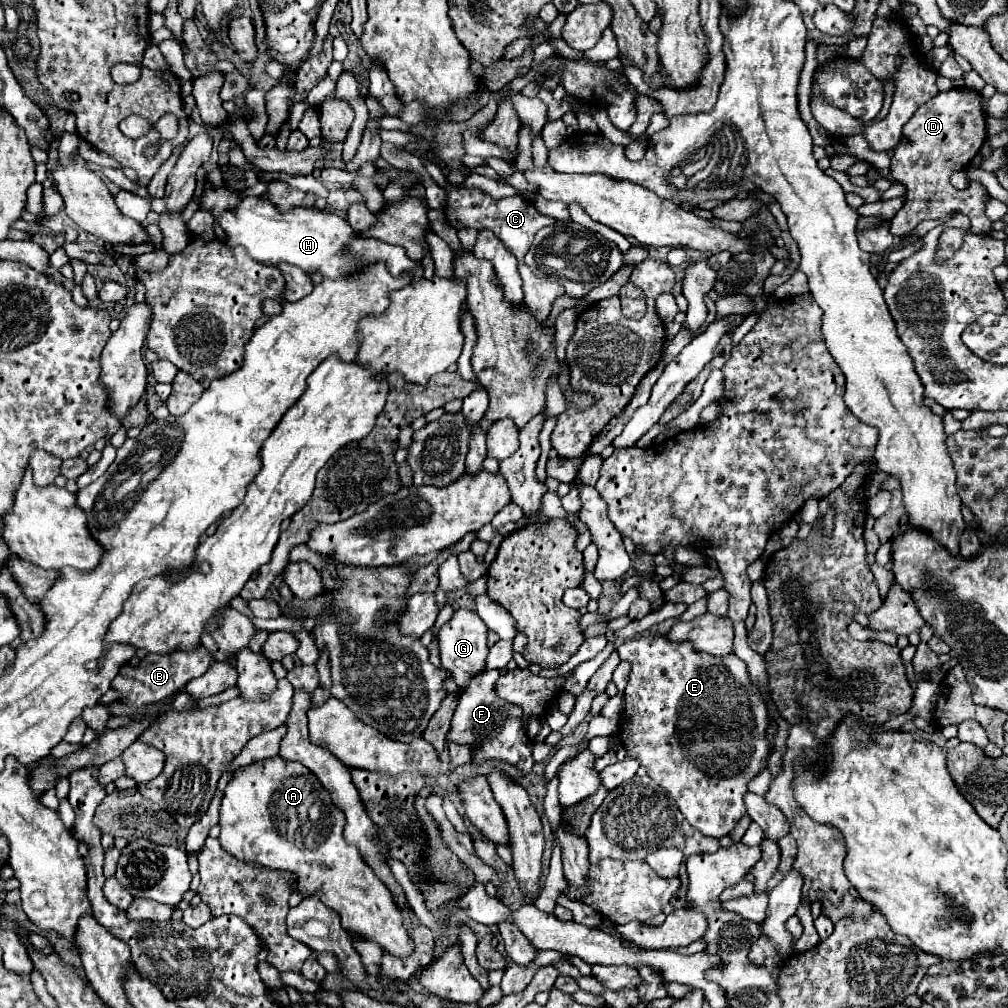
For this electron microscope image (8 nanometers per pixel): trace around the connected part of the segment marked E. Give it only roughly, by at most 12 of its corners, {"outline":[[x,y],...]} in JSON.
{"outline":[[623,641],[619,739],[703,835],[765,769],[745,663]]}

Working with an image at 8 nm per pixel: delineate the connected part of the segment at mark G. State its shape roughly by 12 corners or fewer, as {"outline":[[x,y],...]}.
{"outline":[[457,609],[439,631],[441,665],[459,687],[485,669],[487,625]]}

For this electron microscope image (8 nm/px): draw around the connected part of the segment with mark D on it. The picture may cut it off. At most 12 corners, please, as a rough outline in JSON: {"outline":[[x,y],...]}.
{"outline":[[937,93],[915,111],[893,151],[891,177],[907,203],[889,227],[959,211],[991,233],[989,195],[958,190],[987,141],[981,95]]}

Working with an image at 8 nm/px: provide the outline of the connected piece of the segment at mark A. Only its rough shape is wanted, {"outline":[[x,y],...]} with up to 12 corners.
{"outline":[[305,765],[237,769],[219,841],[291,871],[349,933],[397,957],[389,889],[345,843],[343,813]]}

